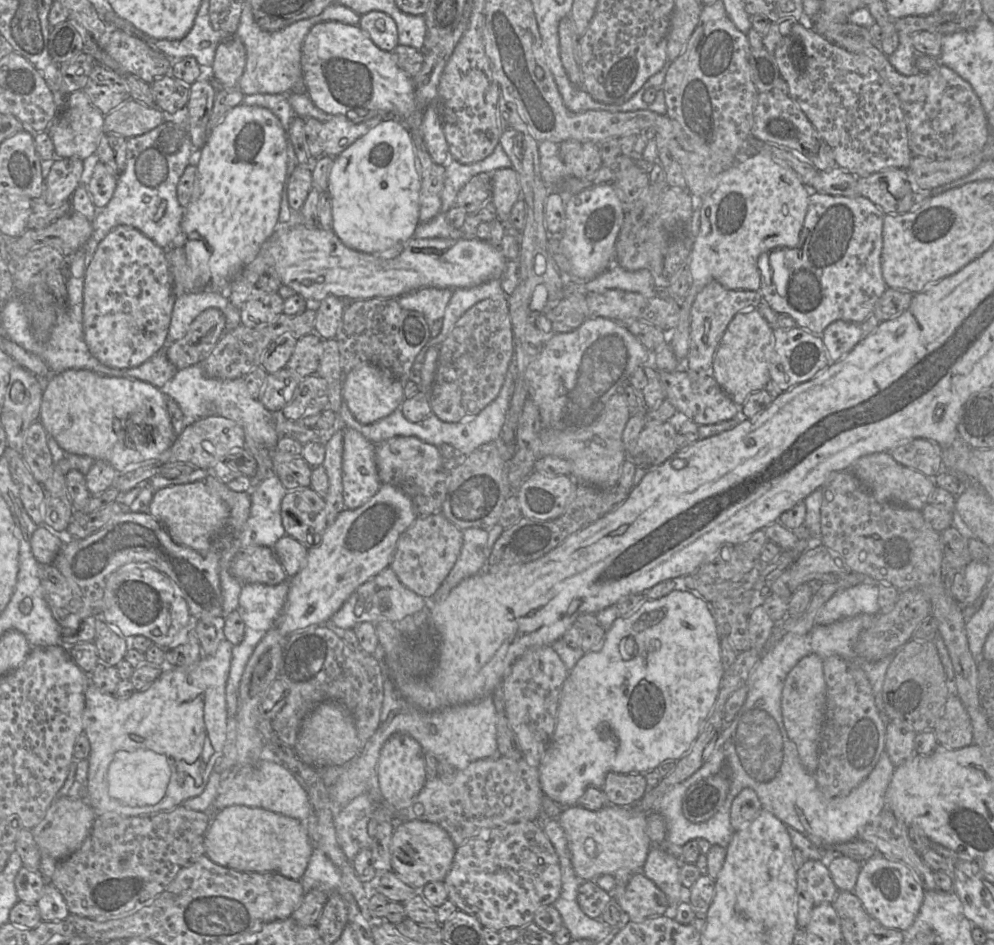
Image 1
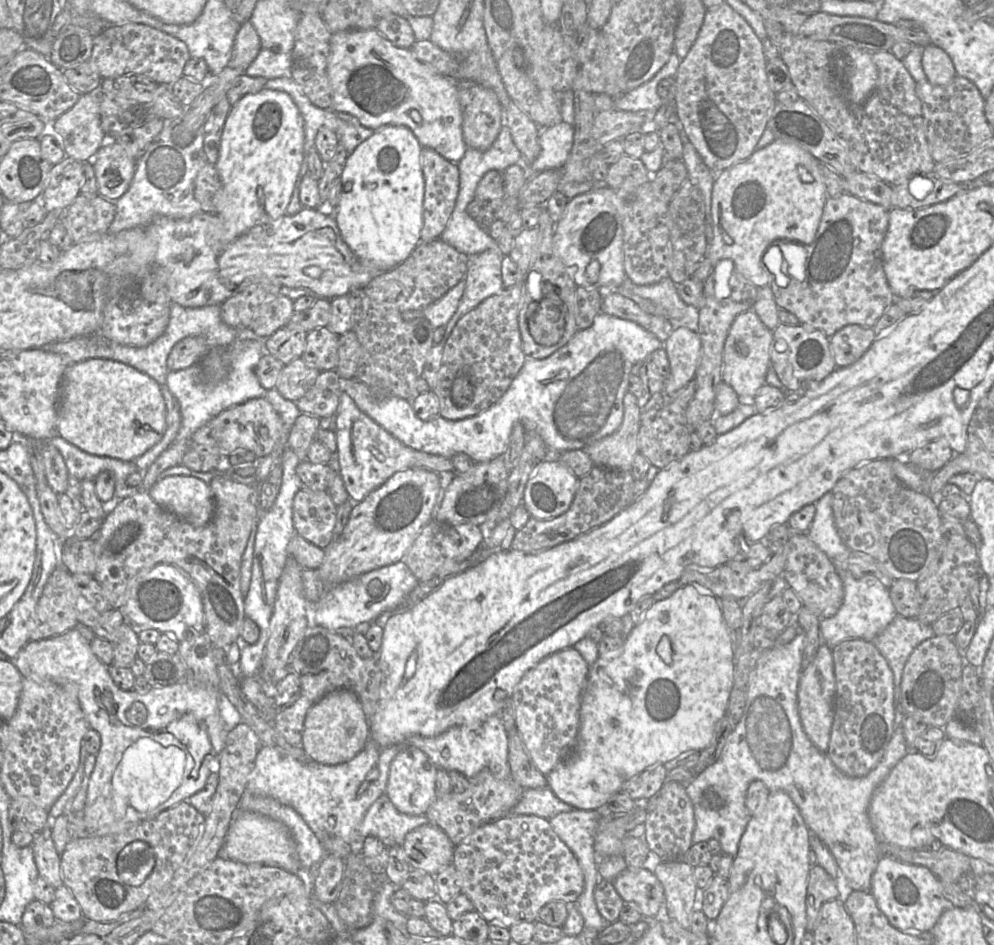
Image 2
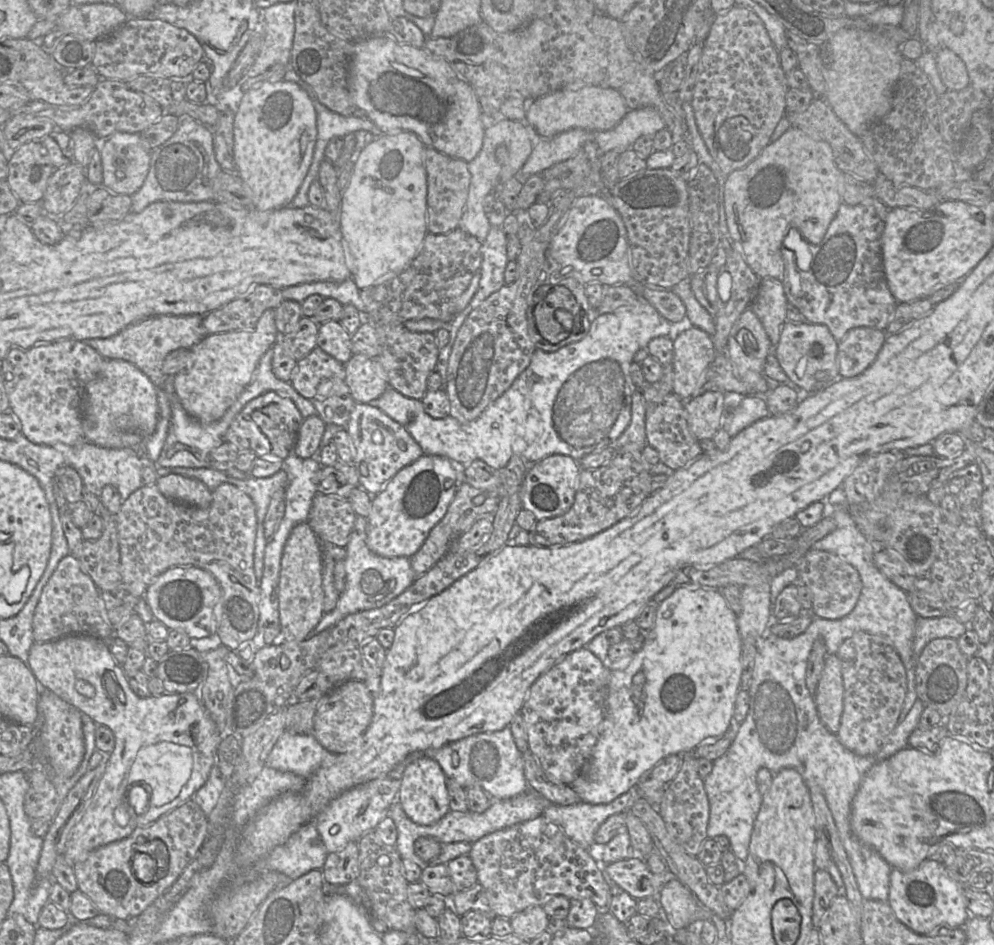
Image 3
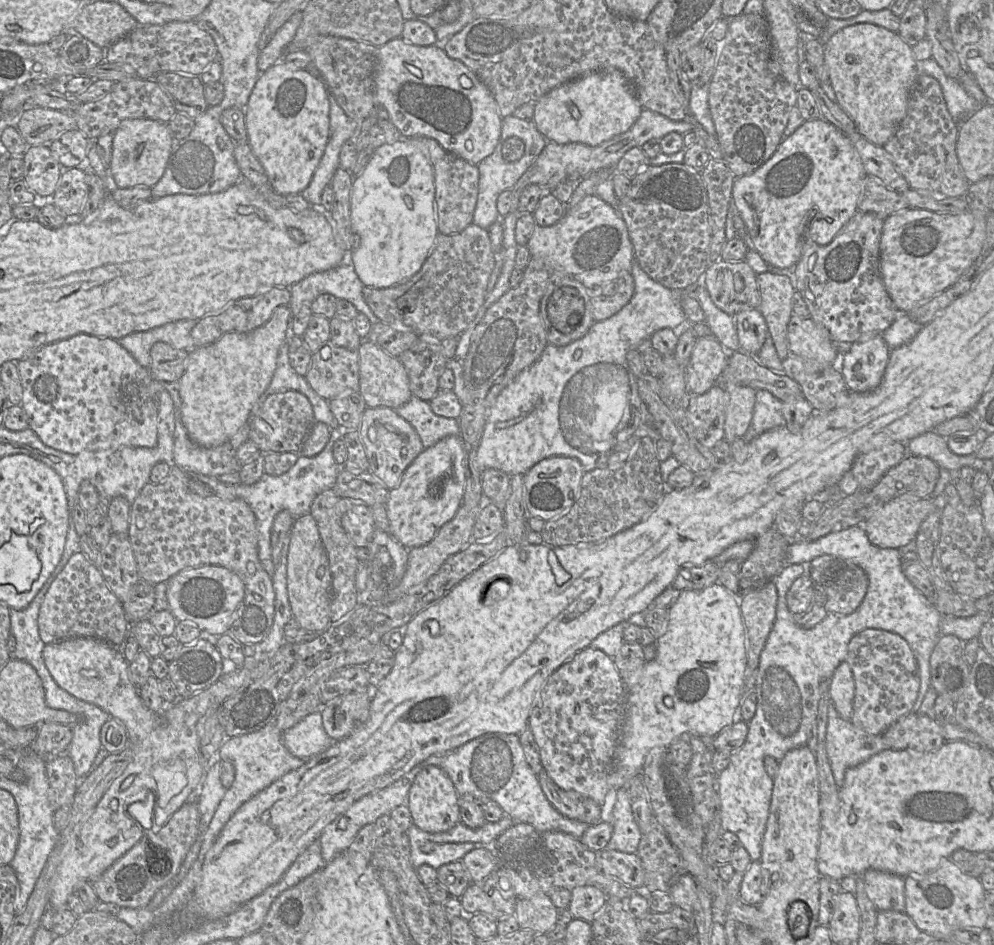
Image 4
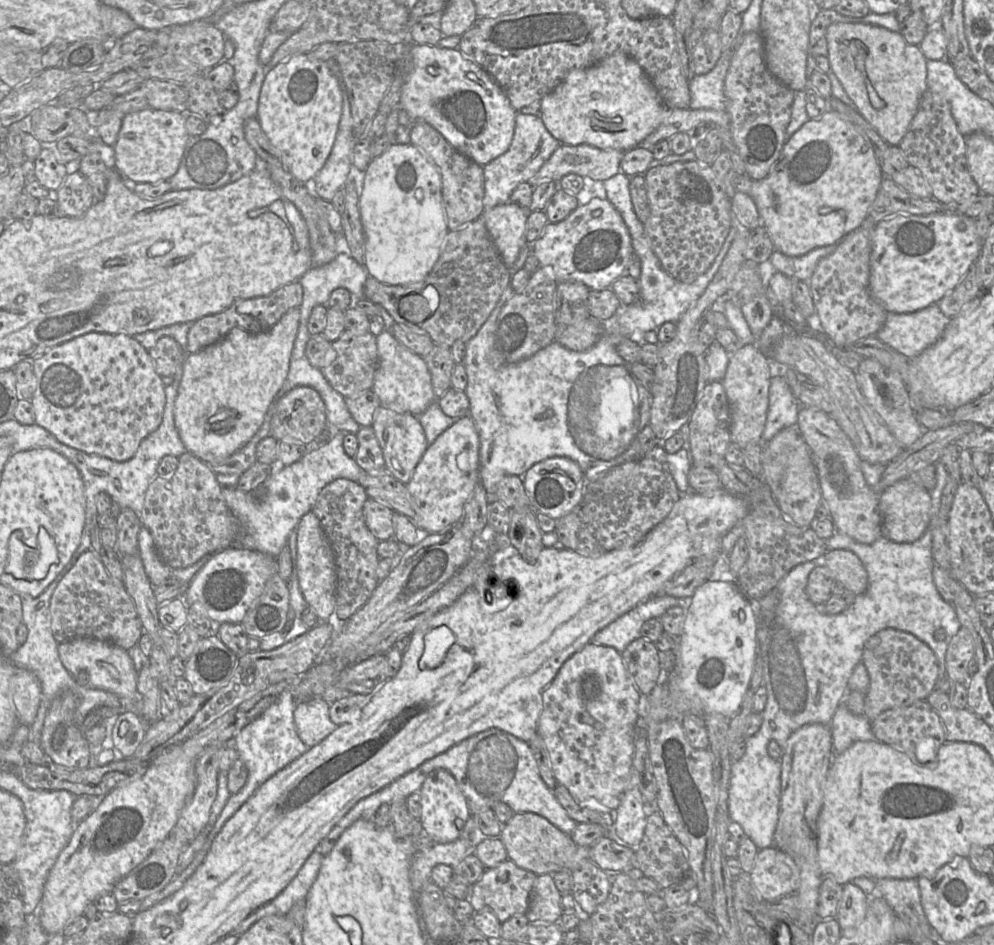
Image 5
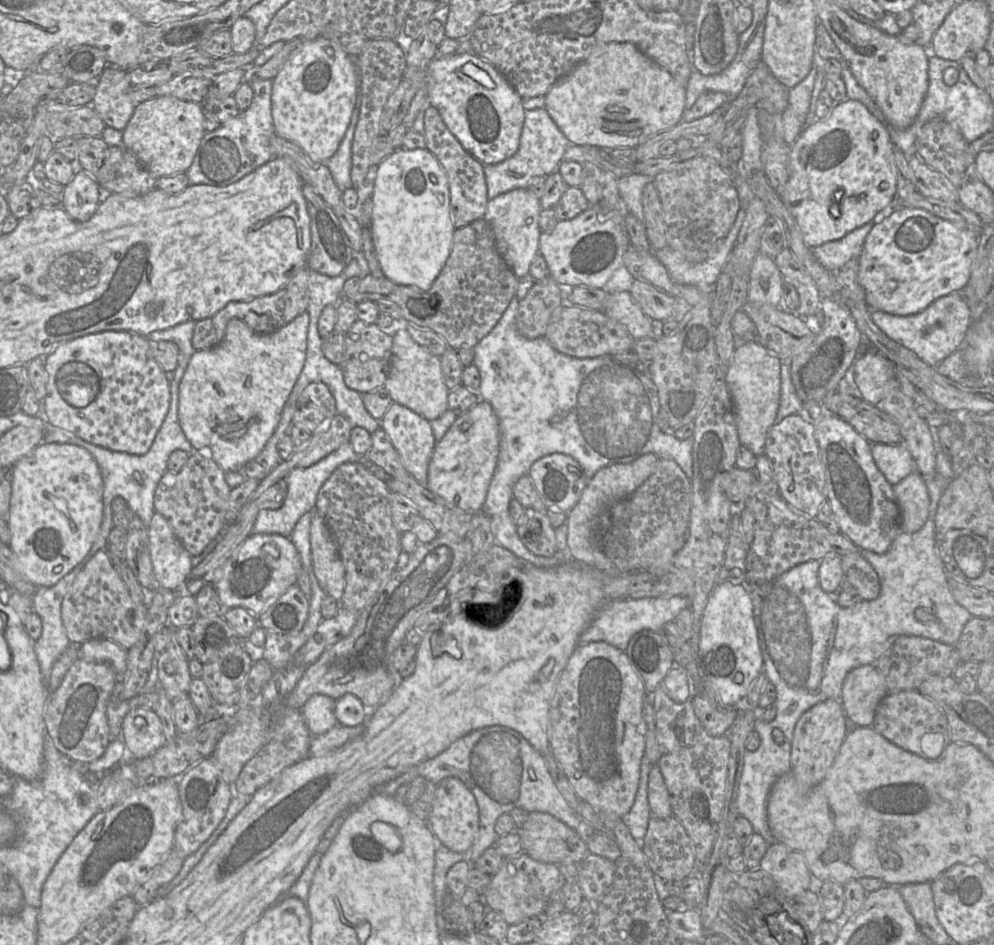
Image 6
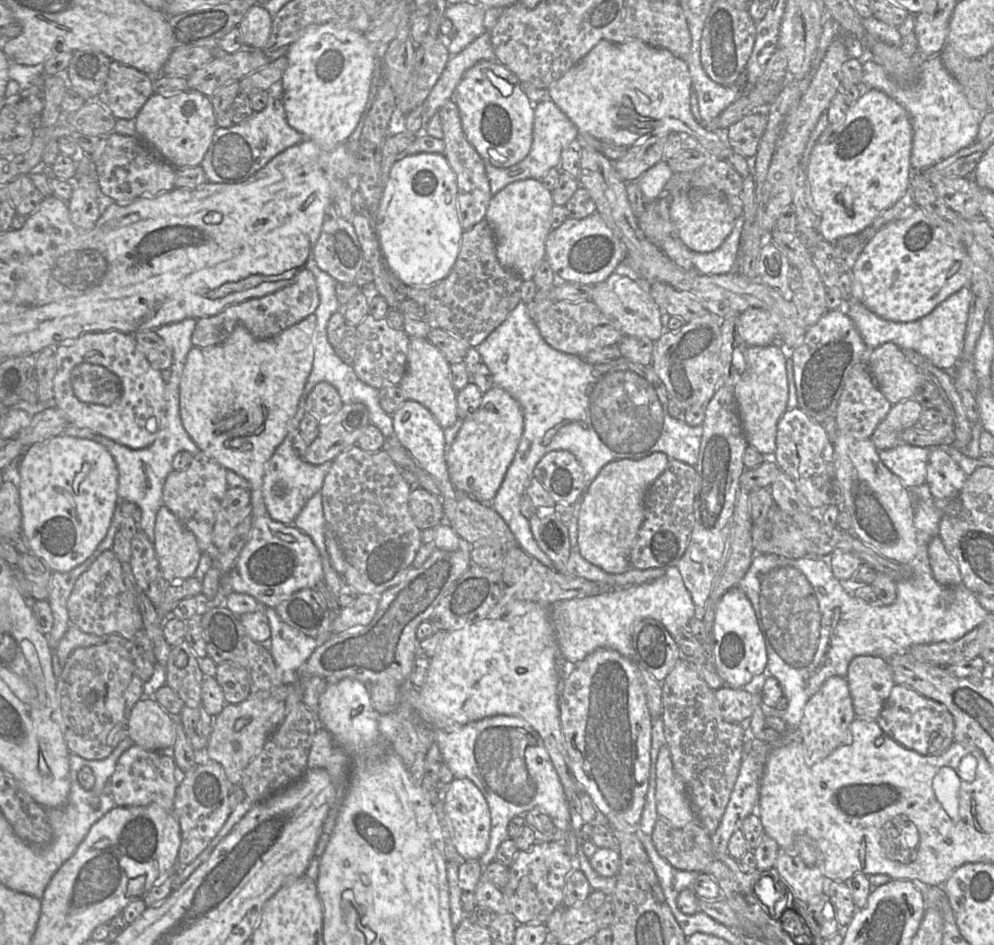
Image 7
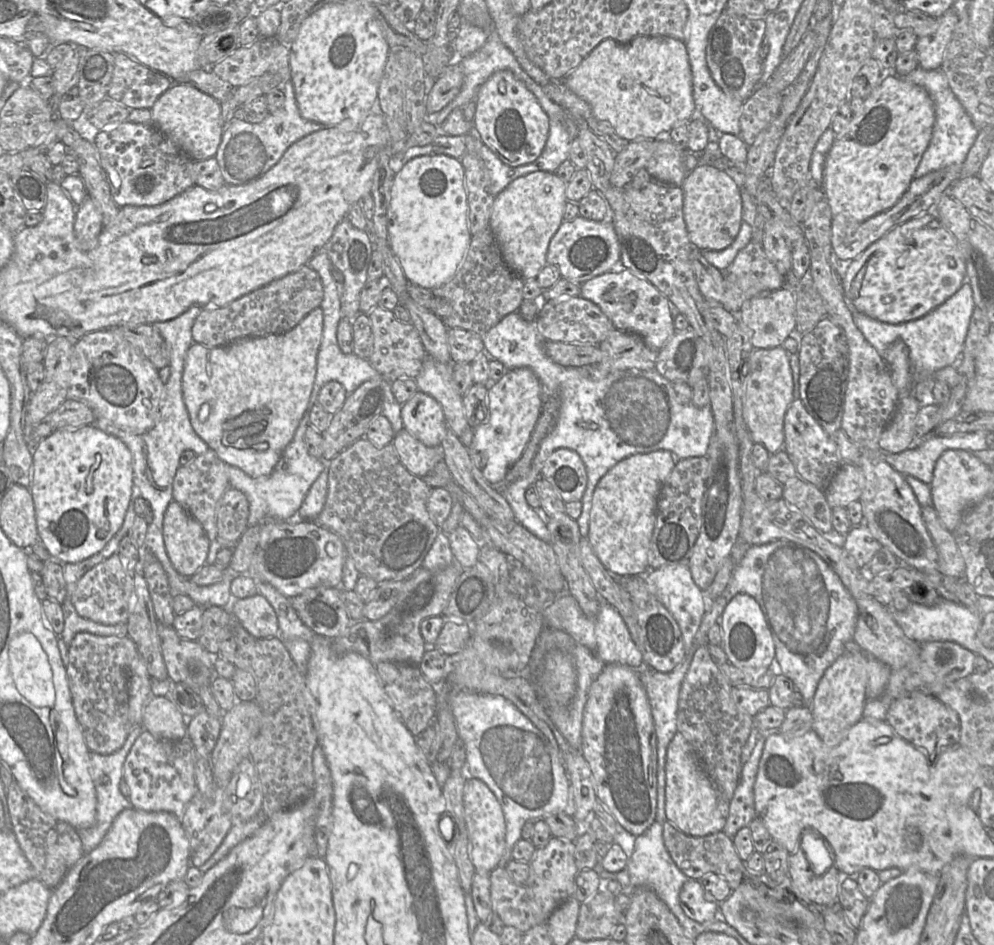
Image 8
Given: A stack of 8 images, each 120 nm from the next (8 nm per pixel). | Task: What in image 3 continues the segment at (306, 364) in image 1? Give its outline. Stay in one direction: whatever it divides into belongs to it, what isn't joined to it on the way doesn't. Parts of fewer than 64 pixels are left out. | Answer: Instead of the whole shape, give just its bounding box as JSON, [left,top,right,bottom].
[317,321,352,365]

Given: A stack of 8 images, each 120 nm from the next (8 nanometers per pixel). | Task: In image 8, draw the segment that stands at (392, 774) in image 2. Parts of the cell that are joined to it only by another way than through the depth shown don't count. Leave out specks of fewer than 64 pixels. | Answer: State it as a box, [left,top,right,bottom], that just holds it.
[463,777,506,874]

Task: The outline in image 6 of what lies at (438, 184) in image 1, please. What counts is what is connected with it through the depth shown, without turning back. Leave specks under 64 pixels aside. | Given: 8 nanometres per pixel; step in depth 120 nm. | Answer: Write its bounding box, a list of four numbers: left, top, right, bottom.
[424,106,488,229]

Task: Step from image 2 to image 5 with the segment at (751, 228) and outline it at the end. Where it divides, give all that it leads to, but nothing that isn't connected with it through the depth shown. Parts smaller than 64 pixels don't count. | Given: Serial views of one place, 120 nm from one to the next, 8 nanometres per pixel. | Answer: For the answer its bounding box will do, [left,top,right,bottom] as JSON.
[735,110,883,257]

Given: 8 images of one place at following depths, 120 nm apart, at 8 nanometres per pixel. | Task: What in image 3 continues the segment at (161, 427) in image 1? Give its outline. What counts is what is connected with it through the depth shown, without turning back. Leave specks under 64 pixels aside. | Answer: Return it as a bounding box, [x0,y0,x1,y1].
[82,358,160,448]

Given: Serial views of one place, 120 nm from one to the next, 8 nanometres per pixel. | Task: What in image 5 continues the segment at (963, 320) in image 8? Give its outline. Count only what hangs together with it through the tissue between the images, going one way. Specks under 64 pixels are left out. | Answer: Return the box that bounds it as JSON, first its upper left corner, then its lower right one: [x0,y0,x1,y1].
[878,304,950,359]

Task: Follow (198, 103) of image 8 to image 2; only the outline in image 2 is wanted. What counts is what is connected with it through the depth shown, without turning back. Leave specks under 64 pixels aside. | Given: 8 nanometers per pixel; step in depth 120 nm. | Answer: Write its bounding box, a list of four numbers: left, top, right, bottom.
[91,142,136,201]

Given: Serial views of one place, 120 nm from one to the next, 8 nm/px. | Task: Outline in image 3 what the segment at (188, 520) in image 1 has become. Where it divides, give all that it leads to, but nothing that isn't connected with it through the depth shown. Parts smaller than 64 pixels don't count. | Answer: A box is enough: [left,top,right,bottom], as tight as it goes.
[157,472,212,507]

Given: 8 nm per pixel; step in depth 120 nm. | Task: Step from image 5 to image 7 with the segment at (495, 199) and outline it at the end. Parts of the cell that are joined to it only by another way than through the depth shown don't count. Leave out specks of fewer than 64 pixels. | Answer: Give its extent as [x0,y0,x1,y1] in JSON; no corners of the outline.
[484,100,579,196]

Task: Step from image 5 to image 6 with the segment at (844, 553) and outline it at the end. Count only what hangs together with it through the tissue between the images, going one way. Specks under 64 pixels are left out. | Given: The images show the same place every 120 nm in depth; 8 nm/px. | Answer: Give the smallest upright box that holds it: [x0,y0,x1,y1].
[841,552,881,600]

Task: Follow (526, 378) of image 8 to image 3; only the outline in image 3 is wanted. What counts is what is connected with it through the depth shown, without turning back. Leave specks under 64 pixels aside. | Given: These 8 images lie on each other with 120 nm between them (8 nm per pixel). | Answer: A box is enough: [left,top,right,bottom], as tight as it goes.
[367,455,457,558]

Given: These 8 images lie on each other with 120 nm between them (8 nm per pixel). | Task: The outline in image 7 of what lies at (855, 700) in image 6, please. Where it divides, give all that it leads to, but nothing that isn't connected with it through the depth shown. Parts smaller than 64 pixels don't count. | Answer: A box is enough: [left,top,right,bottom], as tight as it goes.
[846,656,895,721]

